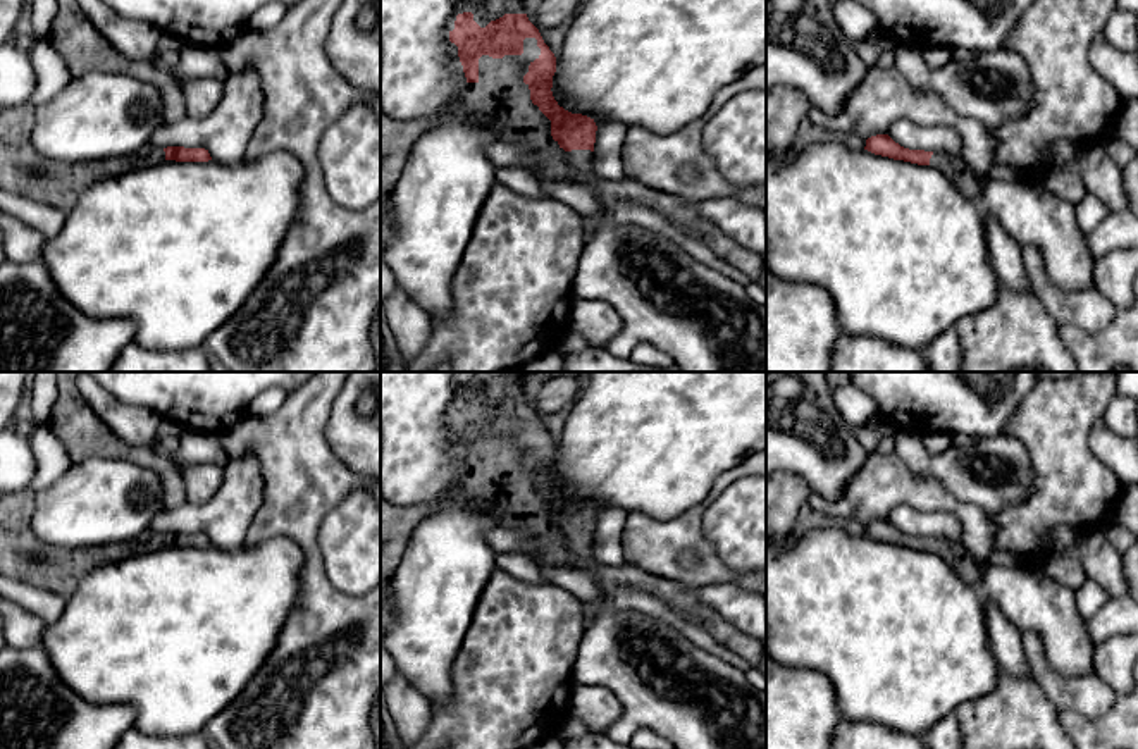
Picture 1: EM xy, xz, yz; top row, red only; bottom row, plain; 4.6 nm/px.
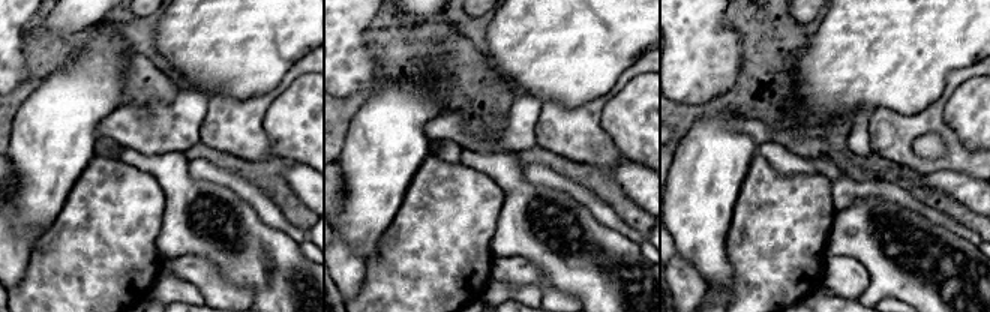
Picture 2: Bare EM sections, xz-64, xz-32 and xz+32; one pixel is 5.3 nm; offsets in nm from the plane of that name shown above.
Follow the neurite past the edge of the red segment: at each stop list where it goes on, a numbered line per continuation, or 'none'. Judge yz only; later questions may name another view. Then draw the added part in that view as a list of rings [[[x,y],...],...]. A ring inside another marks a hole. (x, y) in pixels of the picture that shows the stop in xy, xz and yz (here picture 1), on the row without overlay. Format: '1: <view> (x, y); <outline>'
1: yz (966, 565); [[[933,539],[930,551],[938,554],[966,584],[983,592],[981,560],[969,553],[961,541]]]

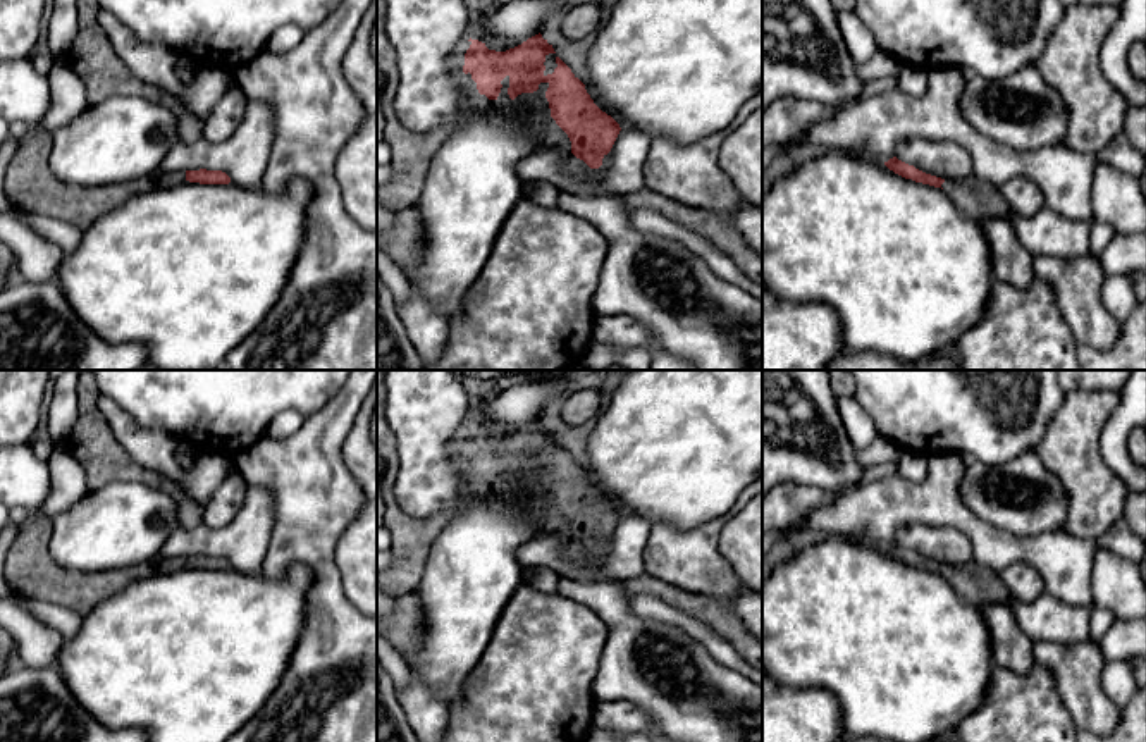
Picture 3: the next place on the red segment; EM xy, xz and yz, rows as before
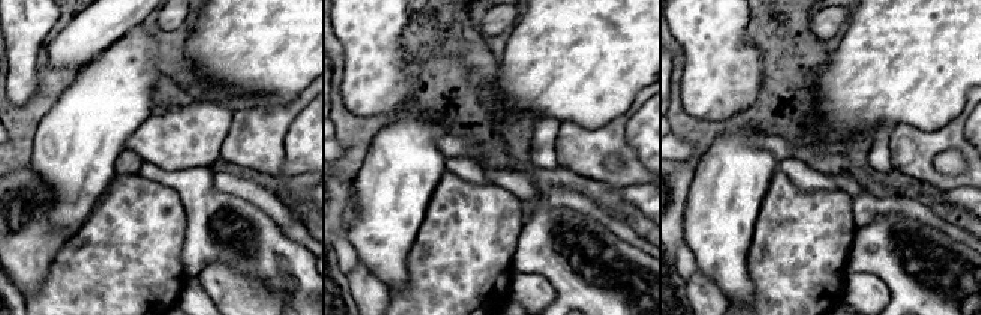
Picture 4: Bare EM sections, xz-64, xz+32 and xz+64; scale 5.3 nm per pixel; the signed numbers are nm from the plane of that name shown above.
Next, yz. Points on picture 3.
1: yz (974, 584); [[[977,561],[965,566],[945,565],[941,573],[958,596],[970,604],[1001,604],[1012,596],[1001,575]]]

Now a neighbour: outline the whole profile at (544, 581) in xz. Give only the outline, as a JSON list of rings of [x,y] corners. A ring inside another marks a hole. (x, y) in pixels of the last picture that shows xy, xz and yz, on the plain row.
[[[523,568],[523,584],[542,594],[559,594],[558,582],[559,575],[549,568]]]

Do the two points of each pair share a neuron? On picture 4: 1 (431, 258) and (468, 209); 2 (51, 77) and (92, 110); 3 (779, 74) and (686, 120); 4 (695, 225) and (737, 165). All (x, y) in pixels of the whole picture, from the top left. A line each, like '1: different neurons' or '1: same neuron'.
1: same neuron
2: different neurons
3: same neuron
4: same neuron

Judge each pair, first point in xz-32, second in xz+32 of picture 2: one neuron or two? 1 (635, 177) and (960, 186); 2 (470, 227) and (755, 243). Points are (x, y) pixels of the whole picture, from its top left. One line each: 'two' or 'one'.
1: one
2: one

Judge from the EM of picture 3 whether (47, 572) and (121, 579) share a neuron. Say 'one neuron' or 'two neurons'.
one neuron

